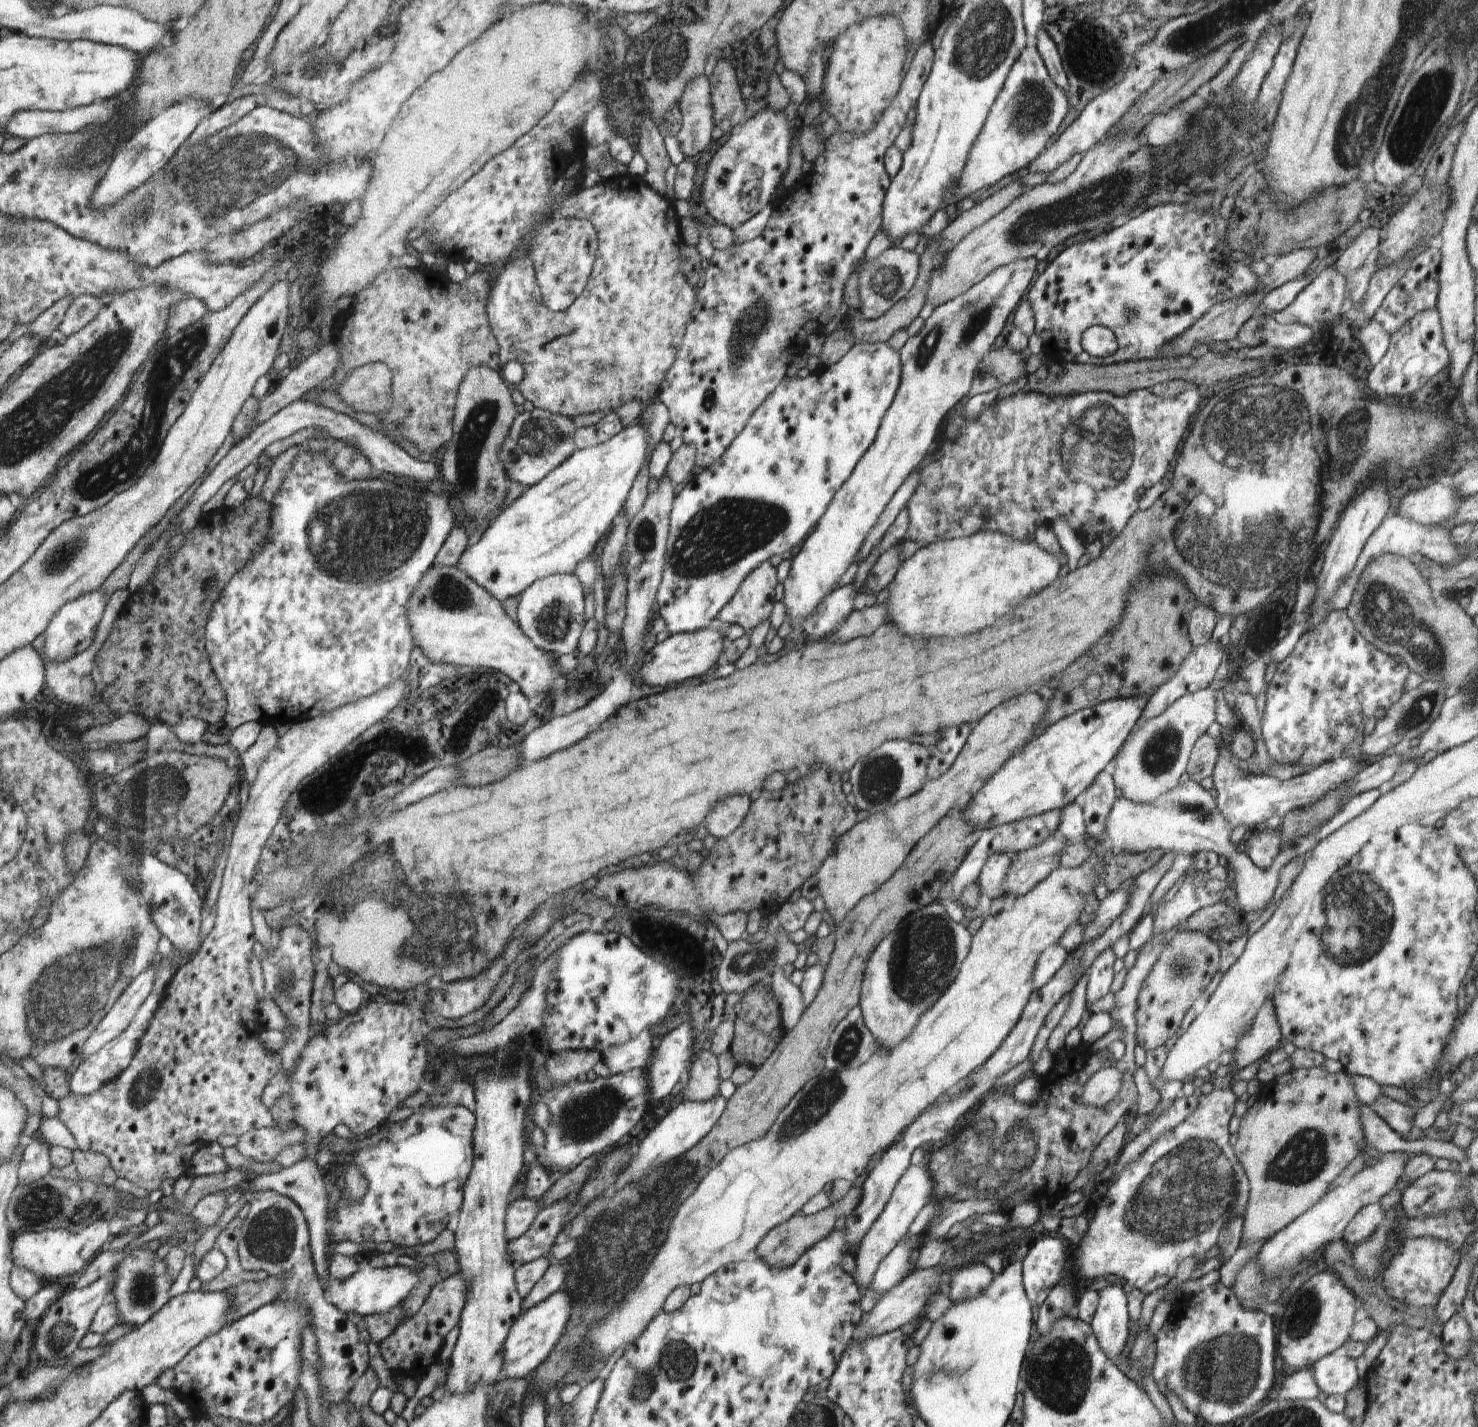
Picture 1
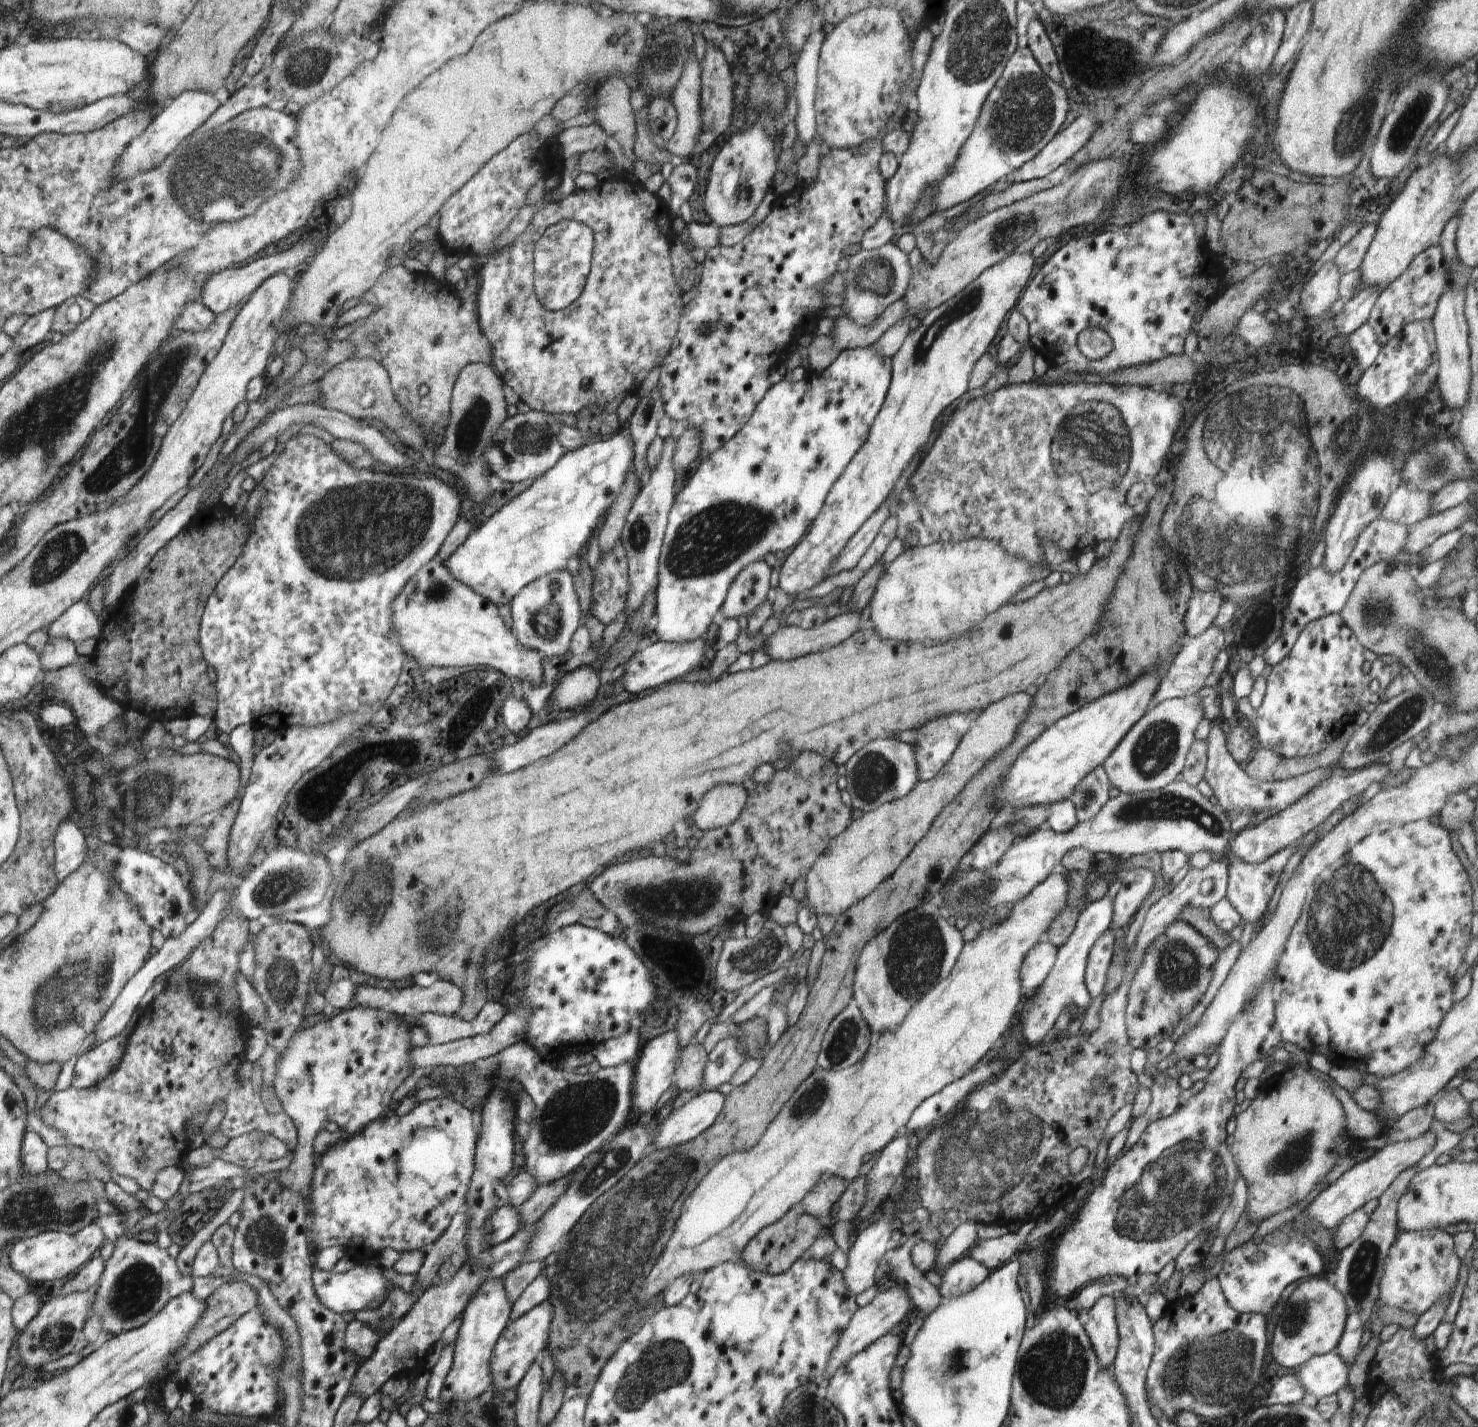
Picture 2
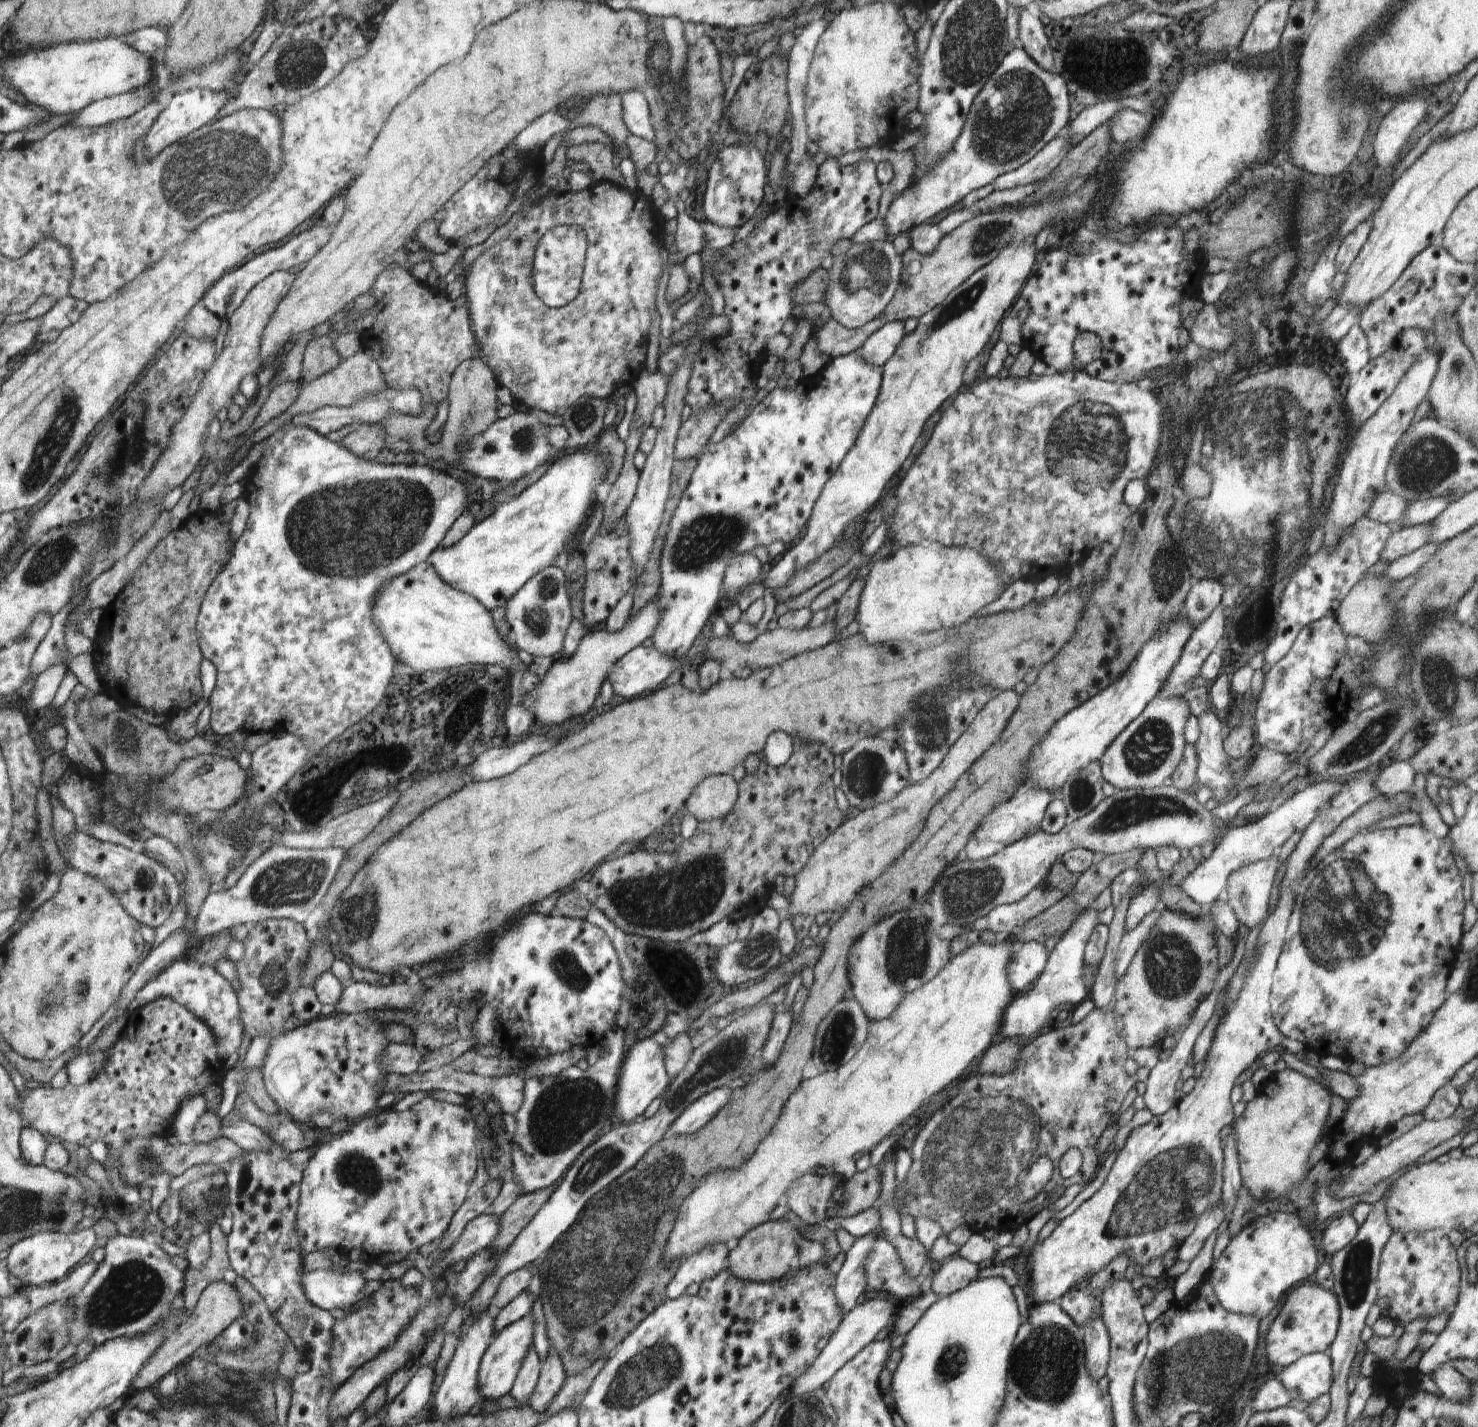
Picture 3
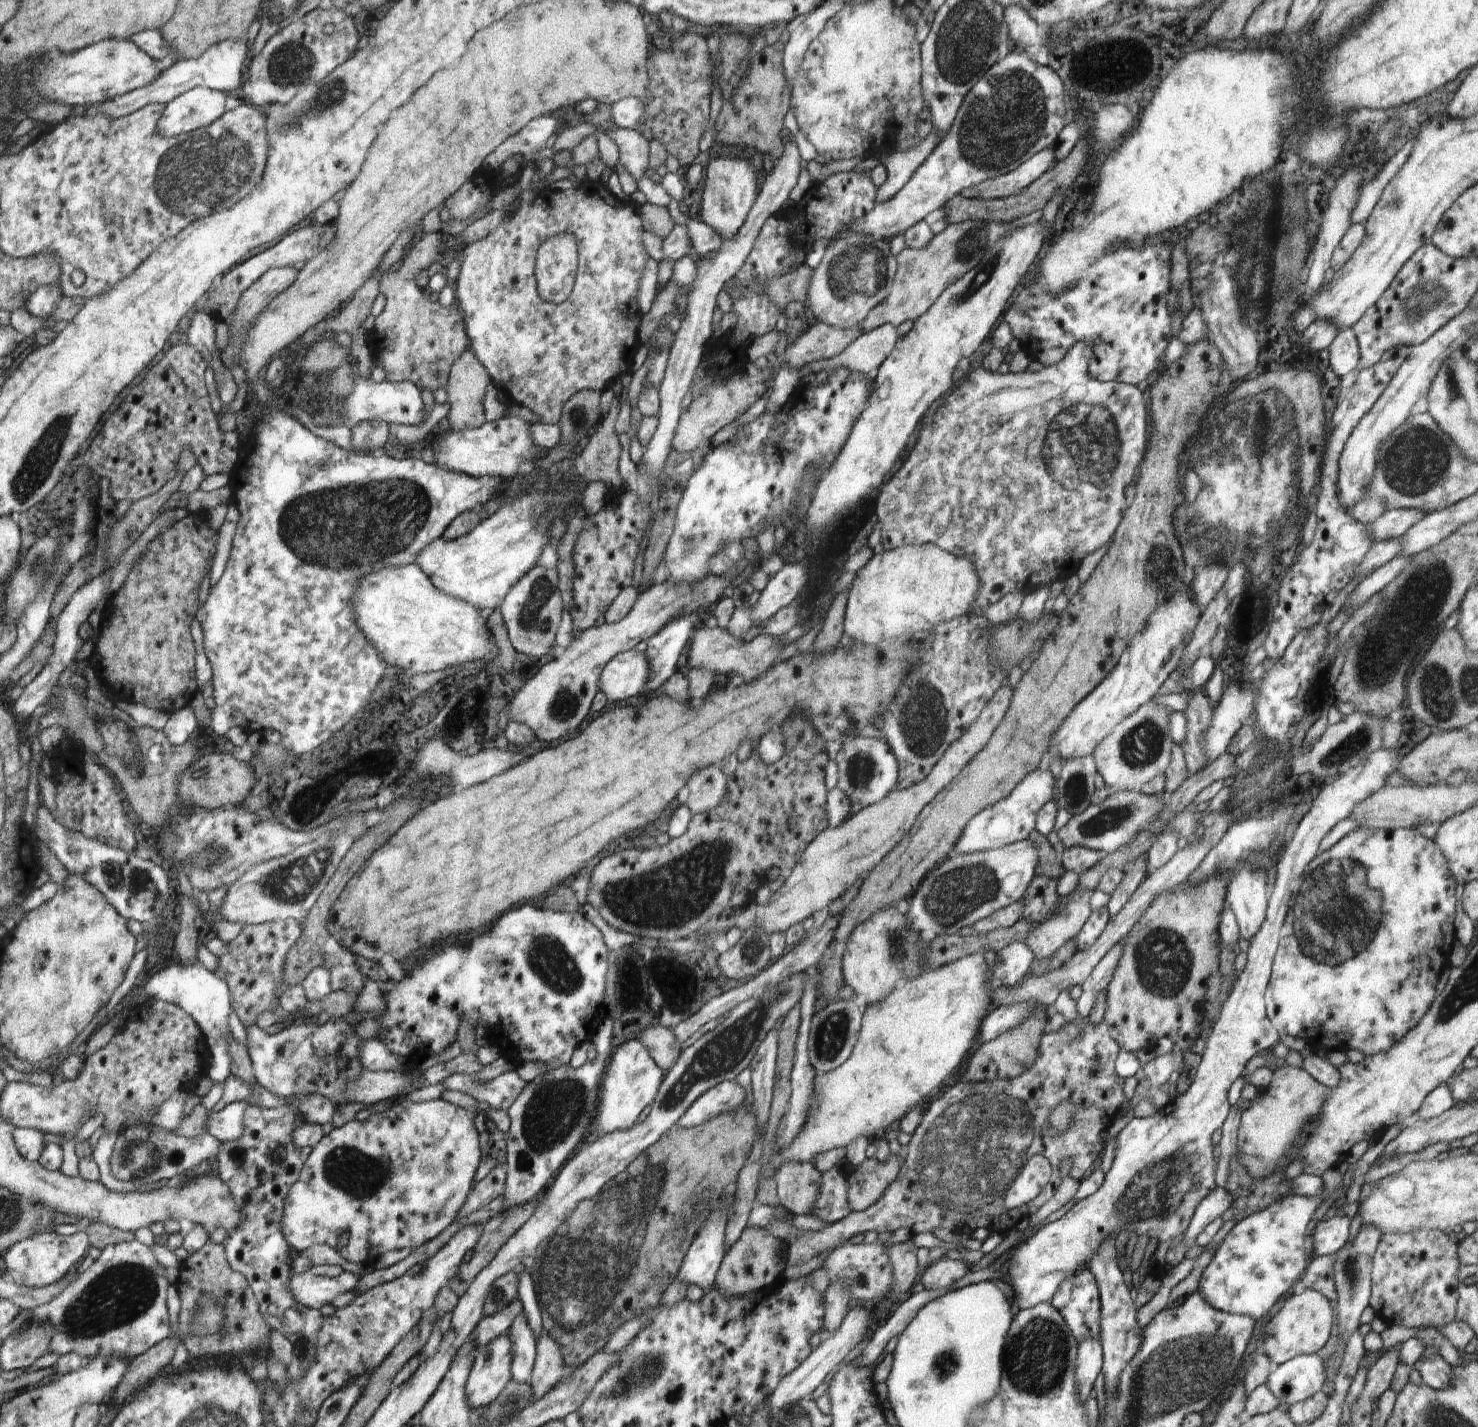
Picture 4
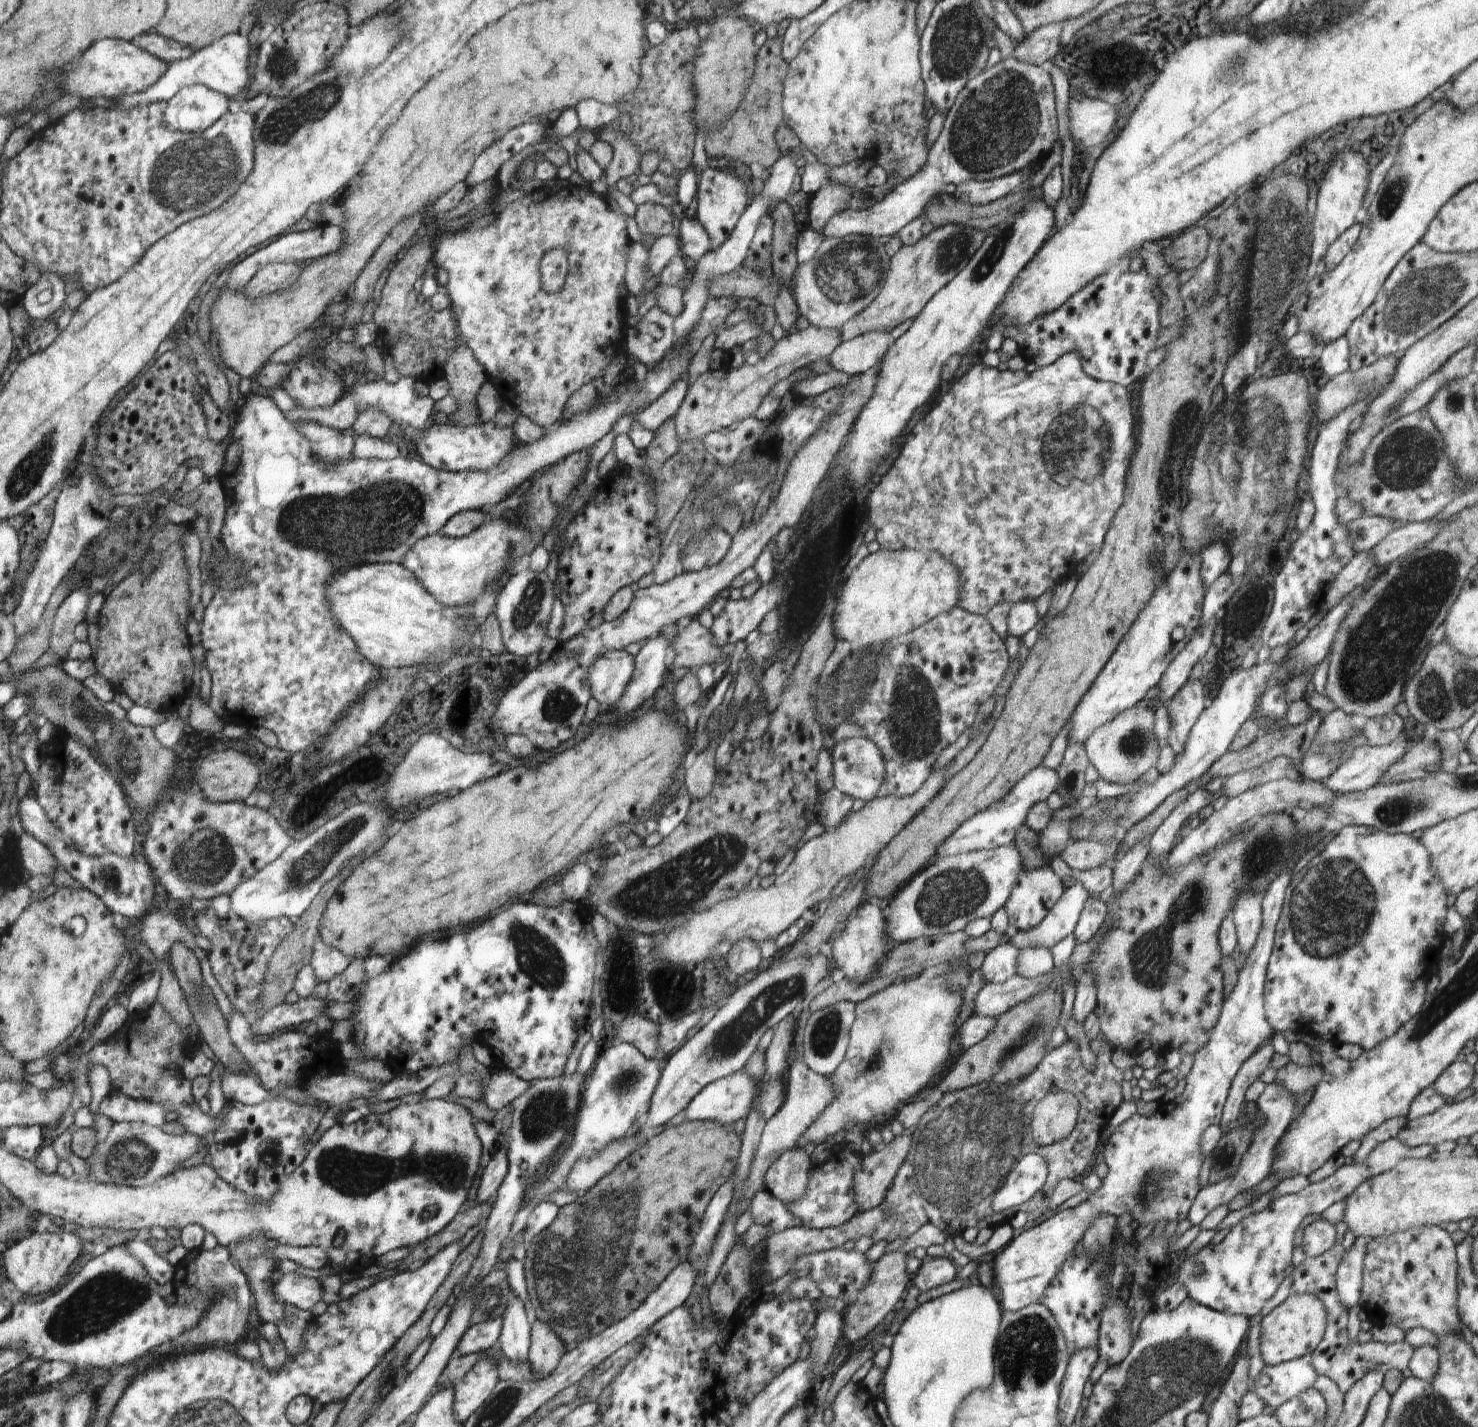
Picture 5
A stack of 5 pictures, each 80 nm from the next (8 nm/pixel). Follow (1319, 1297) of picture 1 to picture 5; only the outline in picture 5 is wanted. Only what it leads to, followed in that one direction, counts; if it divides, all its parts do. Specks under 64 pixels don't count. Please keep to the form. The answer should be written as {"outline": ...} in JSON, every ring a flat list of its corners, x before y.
{"outline":[[1286,1293,1283,1300,1277,1304,1260,1322,1260,1356,1266,1365,1275,1365,1292,1361,1296,1358,1310,1356,1324,1338,1326,1330,1326,1308,1318,1296,1311,1293]]}

